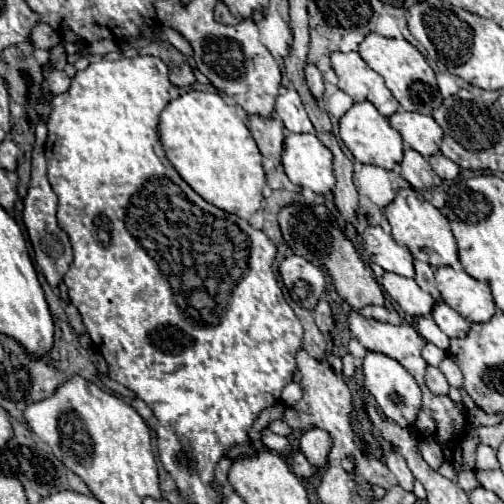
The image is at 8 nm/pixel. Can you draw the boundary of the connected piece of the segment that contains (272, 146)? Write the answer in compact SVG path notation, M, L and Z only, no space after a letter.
M250 116L248 128L250 128L262 156L268 158L274 166L280 166L282 144L284 144L284 126L282 126L282 122L278 122L278 118Z

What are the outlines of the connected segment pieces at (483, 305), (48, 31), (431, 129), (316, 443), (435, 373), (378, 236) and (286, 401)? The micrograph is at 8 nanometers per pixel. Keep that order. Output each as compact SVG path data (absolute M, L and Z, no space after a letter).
M442 266L436 270L436 284L442 294L442 300L468 322L488 322L496 314L496 304L494 304L490 286L486 282L480 282L480 280L468 276L464 270L454 270L450 266Z
M38 22L34 28L32 28L32 34L30 34L30 40L36 48L40 50L50 50L54 44L60 42L60 36L44 22Z
M398 110L388 120L390 126L394 126L394 130L402 134L404 142L416 152L420 152L424 158L430 158L440 152L444 132L432 116Z
M310 428L300 438L300 450L308 458L312 466L326 466L328 462L328 450L330 450L330 438L328 432L320 428Z
M428 366L426 368L426 386L430 388L432 394L446 394L448 388L450 388L446 378L444 378L444 374L436 366Z
M368 226L362 232L362 242L364 242L364 260L366 262L378 264L386 272L394 272L394 274L400 274L400 276L406 276L406 278L414 278L414 258L410 254L410 250L406 246L396 244L396 240L390 234L386 234L380 226Z
M292 381L283 389L280 402L285 406L295 404L300 398L302 398L302 394L303 392L300 384Z

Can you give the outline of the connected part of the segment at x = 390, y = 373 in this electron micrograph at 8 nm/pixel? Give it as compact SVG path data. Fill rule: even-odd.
M368 352L364 362L362 362L362 372L364 372L364 384L368 388L368 392L376 398L380 410L386 414L388 420L400 424L402 428L408 428L418 412L422 410L422 390L416 384L416 380L392 358L384 356L384 354L376 354L376 352Z

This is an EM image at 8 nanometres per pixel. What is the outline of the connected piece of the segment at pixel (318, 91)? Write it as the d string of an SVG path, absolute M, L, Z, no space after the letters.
M308 64L306 66L306 82L308 82L308 88L314 94L314 98L320 100L322 98L322 92L324 92L324 80L322 80L320 70L314 64Z

